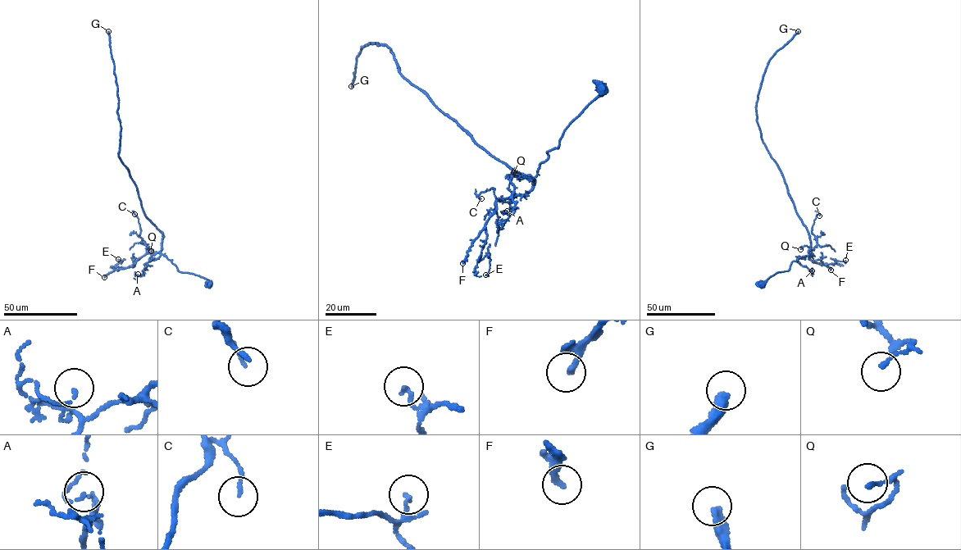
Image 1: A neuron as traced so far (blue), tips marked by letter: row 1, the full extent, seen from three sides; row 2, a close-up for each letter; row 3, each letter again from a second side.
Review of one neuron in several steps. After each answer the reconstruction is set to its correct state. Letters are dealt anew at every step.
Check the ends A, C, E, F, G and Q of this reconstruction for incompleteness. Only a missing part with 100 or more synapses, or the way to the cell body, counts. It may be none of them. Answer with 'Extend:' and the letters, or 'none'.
Extend: G

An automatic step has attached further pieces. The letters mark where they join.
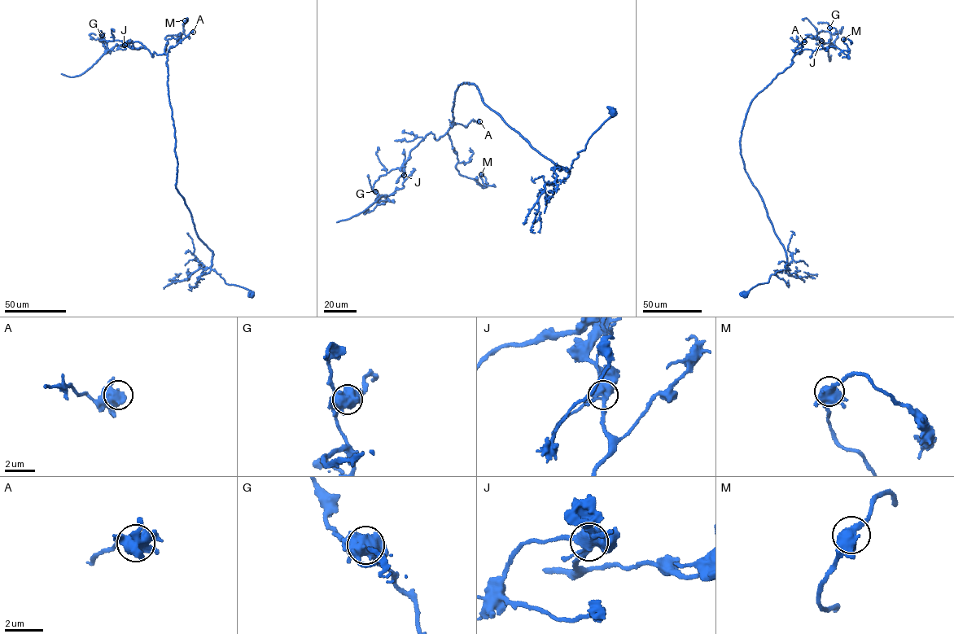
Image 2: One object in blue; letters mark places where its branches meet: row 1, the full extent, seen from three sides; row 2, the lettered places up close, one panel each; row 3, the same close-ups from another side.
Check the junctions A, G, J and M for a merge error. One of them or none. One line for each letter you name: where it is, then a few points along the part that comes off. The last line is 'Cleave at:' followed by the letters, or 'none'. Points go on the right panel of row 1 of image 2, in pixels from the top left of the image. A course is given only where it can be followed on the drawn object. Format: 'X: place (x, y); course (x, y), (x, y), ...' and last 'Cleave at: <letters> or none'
G: place (829, 28); course (829, 28), (836, 28), (838, 37), (828, 47), (829, 61), (831, 54)
Cleave at: G

